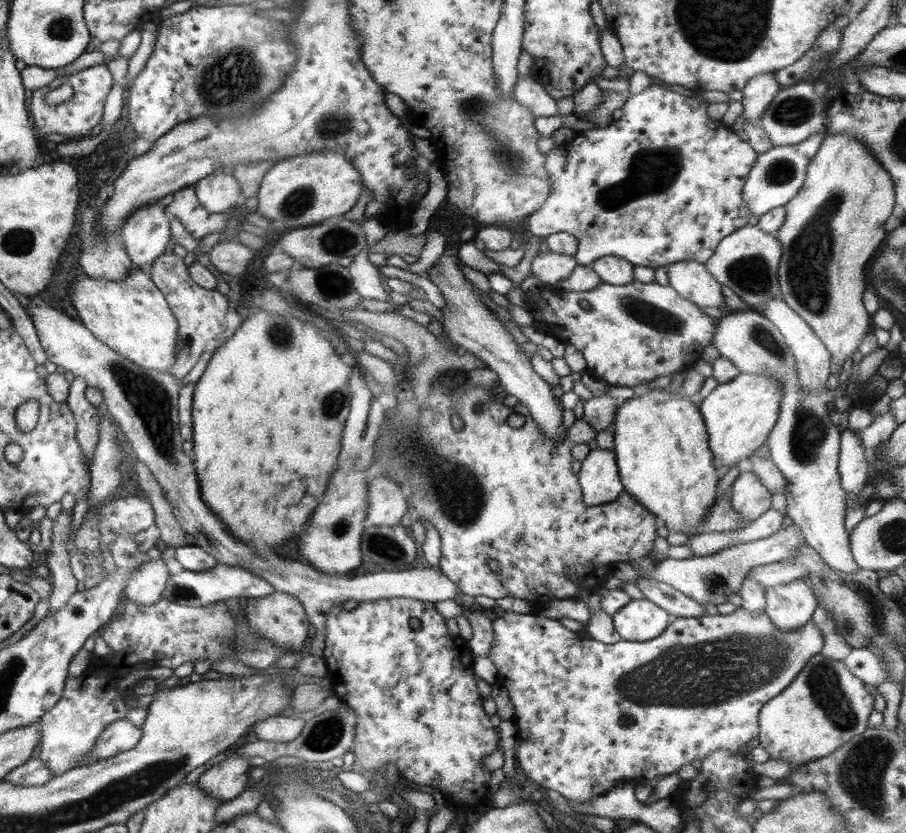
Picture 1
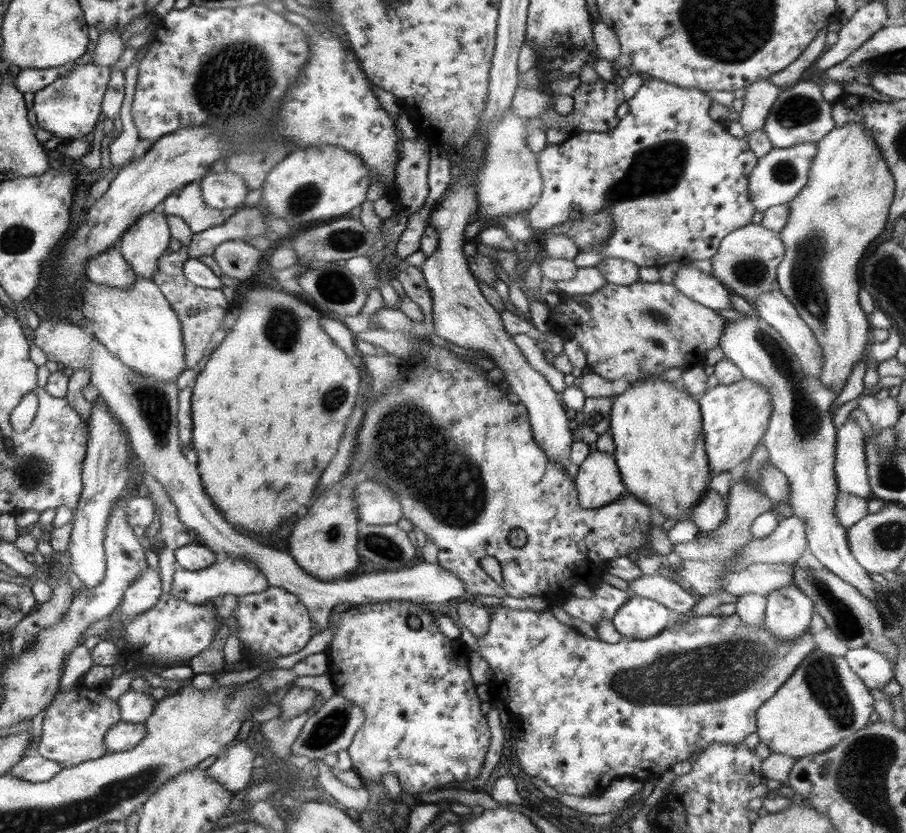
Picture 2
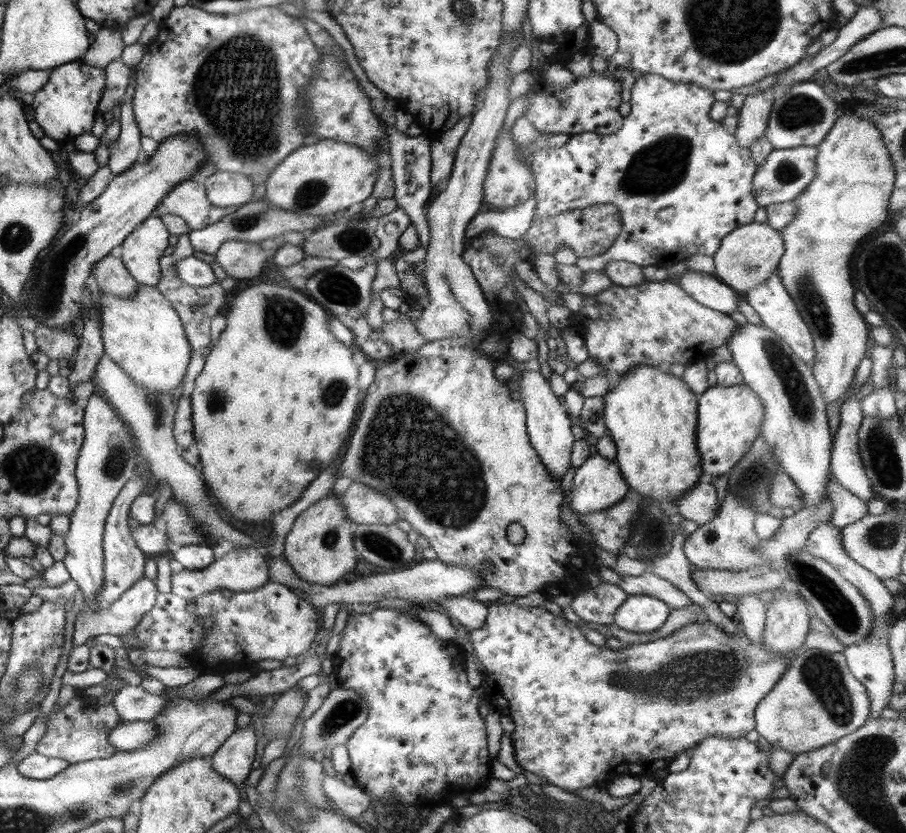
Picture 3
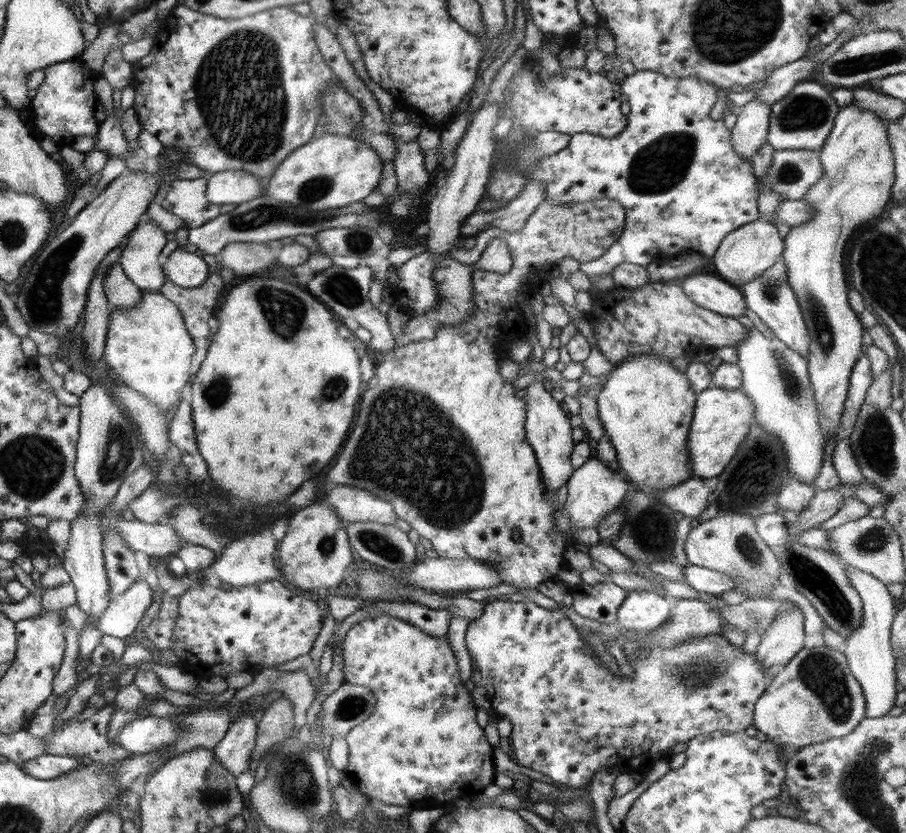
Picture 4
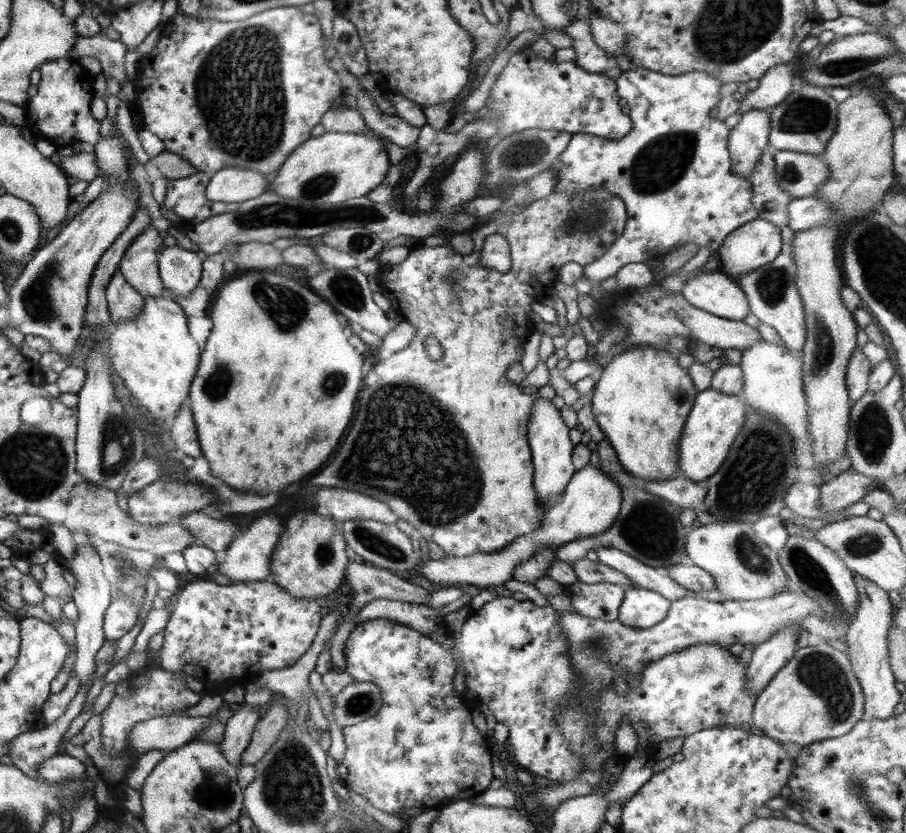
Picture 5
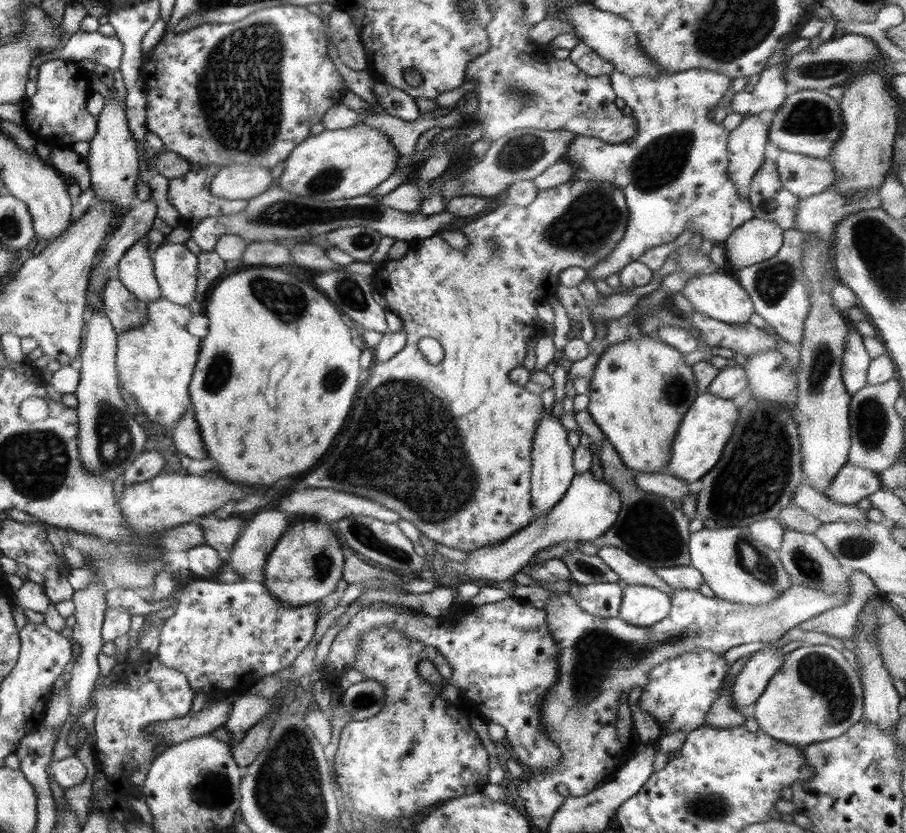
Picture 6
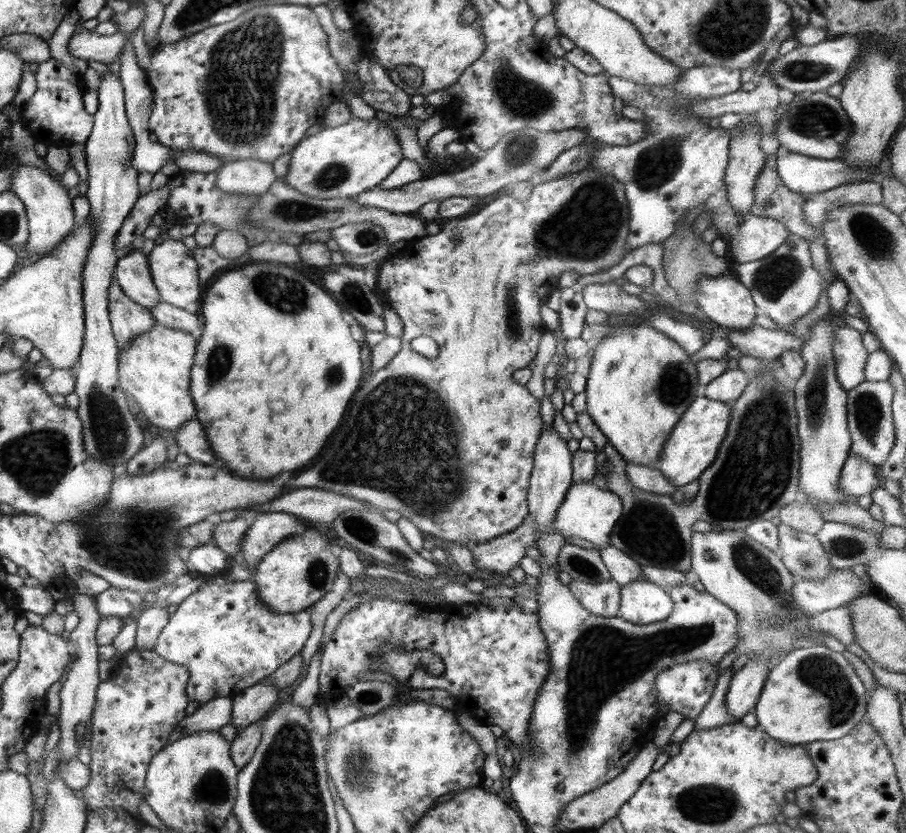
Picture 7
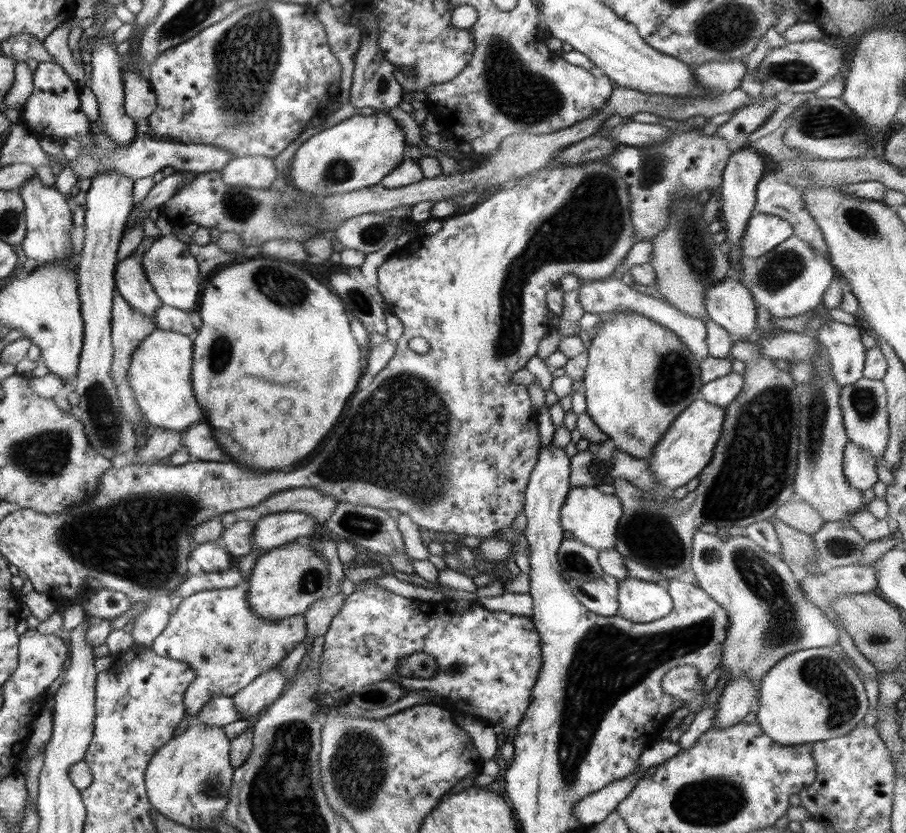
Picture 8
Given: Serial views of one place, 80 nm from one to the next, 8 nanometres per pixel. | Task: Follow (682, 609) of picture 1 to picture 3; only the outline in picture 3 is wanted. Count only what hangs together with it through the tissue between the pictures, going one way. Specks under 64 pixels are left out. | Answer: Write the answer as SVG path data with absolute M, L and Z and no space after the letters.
M646 572L640 576L620 577L622 581L618 586L629 595L653 596L665 602L672 610L687 607L692 603L678 587L659 575Z

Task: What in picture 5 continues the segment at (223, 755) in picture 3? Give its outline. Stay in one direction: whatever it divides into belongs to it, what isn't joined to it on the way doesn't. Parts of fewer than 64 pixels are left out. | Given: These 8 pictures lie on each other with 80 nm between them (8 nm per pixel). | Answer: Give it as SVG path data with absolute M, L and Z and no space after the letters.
M245 702L240 705L240 709L228 719L223 739L219 742L222 754L236 768L241 767L241 758L249 747L256 723L261 718L258 711L260 706L252 707Z

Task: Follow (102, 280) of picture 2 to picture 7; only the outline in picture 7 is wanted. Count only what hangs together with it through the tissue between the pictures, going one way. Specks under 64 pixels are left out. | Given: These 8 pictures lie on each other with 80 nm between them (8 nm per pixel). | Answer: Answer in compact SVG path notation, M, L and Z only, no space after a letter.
M116 280L110 283L108 301L111 327L120 354L124 347L129 347L129 342L134 337L149 331L154 326L155 320L151 310L130 300Z

